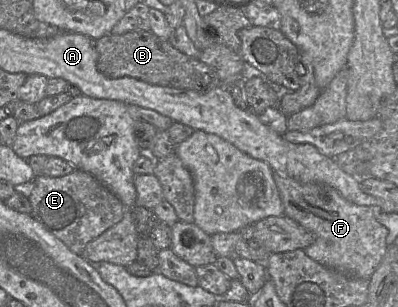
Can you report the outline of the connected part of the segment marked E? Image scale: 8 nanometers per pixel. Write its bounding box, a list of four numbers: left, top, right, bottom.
[29,169,126,255]

